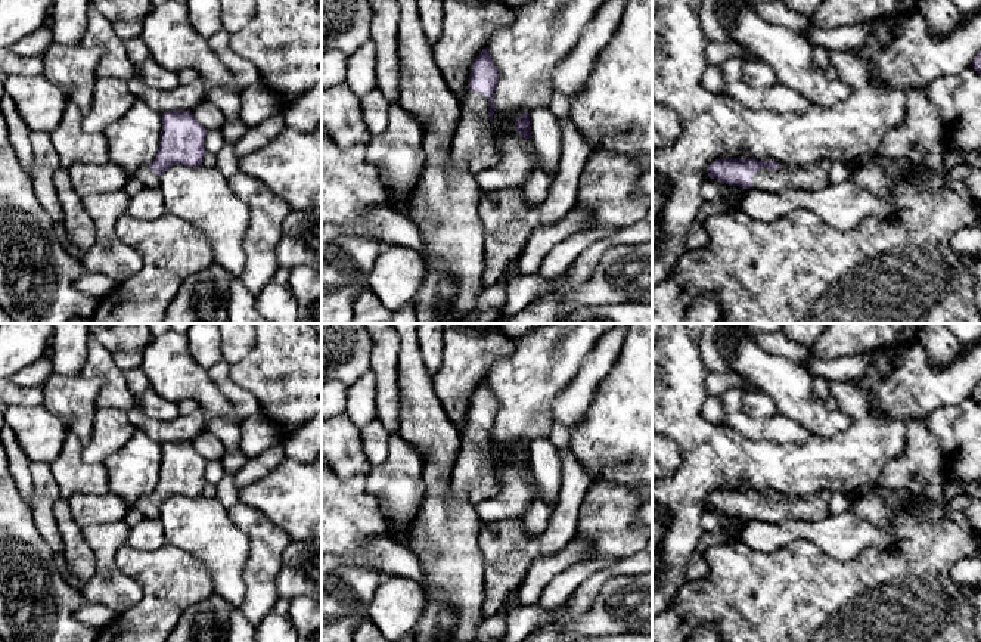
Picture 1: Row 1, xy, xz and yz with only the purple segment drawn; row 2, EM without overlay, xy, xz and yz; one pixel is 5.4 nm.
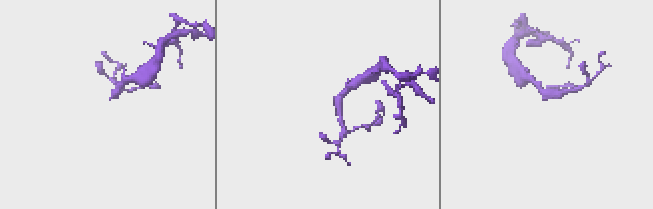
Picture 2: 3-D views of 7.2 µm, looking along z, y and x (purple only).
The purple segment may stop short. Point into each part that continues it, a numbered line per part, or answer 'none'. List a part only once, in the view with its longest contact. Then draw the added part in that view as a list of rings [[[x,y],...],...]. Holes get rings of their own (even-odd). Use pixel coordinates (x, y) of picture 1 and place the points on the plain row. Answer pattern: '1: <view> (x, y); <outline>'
1: yz (816, 506); [[[822,490],[805,496],[780,496],[777,500],[761,497],[751,509],[751,520],[782,522],[785,520],[816,522],[831,515],[832,494]]]

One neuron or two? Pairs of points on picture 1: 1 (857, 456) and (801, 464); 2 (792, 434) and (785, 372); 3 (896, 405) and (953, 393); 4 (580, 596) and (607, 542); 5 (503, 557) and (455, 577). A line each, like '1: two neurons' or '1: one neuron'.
1: one neuron
2: two neurons
3: one neuron
4: two neurons
5: two neurons

